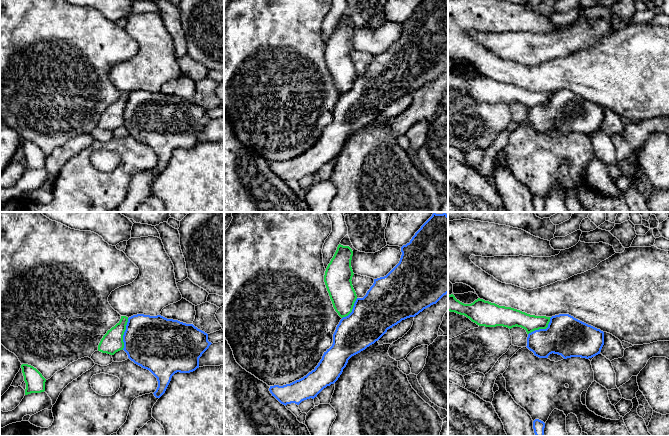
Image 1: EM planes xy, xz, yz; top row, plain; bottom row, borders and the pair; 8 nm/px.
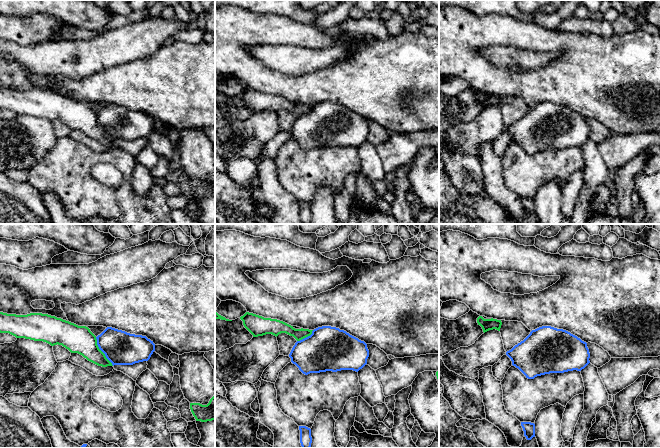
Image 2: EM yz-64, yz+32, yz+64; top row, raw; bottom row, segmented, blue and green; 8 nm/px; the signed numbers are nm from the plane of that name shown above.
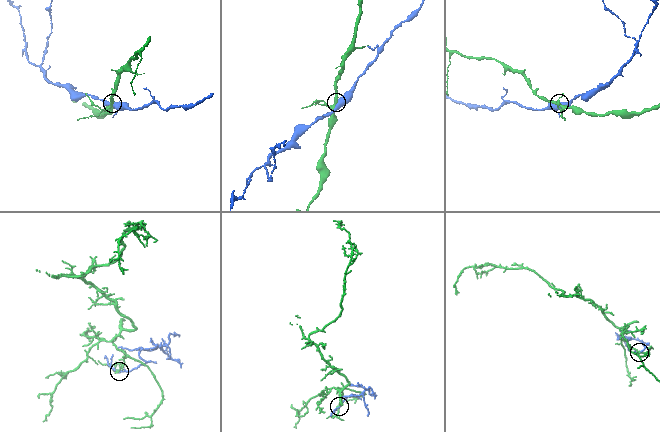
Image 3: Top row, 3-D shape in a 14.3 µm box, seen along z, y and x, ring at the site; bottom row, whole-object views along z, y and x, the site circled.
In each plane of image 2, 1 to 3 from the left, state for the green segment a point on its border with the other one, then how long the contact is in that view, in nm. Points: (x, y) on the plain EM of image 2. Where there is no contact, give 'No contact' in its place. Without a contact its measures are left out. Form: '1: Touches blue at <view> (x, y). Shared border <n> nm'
1: Touches blue at yz-64 (101, 126). Shared border 280 nm
2: Touches blue at yz+32 (306, 113). Shared border 160 nm
3: No contact

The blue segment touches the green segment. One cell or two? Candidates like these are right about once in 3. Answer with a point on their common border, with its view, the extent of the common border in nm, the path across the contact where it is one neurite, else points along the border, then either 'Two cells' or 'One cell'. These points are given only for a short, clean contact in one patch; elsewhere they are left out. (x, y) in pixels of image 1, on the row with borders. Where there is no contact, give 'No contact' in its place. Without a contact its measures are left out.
Touches blue at xy (124, 334). Shared border 260 nm. Two cells

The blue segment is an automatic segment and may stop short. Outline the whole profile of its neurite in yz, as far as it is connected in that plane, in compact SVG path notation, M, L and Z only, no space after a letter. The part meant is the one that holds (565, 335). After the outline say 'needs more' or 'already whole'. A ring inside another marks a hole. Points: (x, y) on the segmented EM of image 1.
M569 314L552 316L546 329L528 334L527 348L539 358L552 353L564 359L592 358L600 354L604 345L604 332Z | already whole

